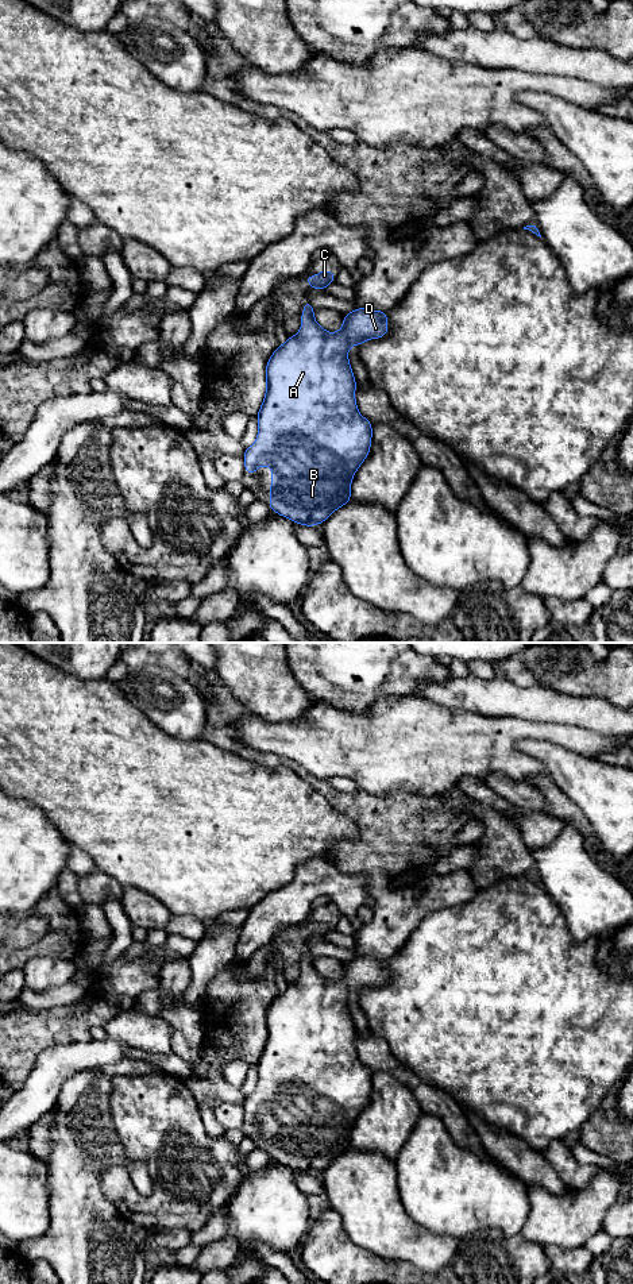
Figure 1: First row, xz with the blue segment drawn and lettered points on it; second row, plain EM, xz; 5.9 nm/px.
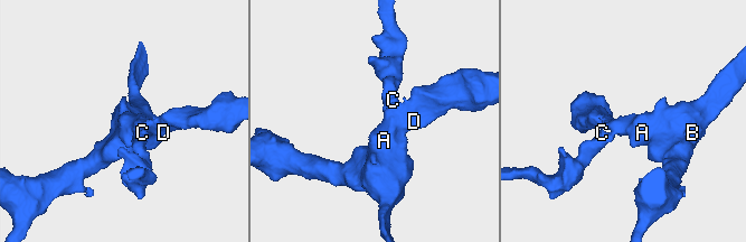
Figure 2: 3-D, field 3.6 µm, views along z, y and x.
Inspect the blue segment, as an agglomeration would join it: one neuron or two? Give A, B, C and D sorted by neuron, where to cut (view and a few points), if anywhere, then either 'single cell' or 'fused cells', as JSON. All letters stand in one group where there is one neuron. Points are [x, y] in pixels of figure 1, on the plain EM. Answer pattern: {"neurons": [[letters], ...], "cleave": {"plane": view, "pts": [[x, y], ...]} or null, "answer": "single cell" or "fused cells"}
{"neurons": [["A", "B", "D"], ["C"]], "cleave": {"plane": "xz", "pts": [[304, 955], [312, 957]]}, "answer": "fused cells"}

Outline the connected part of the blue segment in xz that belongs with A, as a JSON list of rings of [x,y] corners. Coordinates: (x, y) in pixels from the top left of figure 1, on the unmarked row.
[[[304,956],[298,982],[289,984],[269,1006],[265,1018],[265,1048],[256,1063],[258,1083],[255,1091],[244,1098],[243,1110],[246,1122],[255,1122],[260,1114],[271,1117],[271,1134],[267,1138],[271,1149],[267,1154],[278,1164],[312,1176],[324,1172],[335,1158],[351,1149],[354,1123],[371,1098],[373,1072],[358,1059],[355,1046],[358,1033],[348,998],[366,988],[381,987],[387,980],[387,960],[355,956],[343,964],[343,975],[337,980],[328,980],[317,972],[314,957]]]

